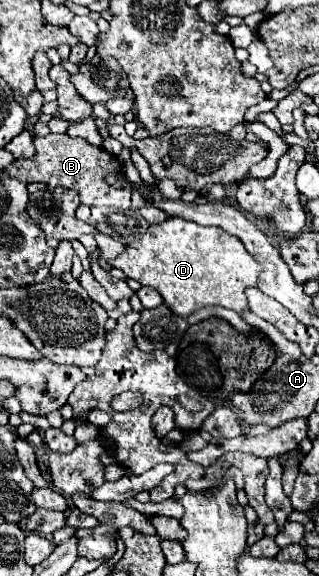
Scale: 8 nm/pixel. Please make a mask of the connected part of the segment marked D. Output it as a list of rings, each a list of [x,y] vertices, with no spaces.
[[[180,217],[150,225],[142,239],[128,245],[110,265],[122,269],[130,279],[154,287],[162,295],[166,307],[180,317],[190,317],[200,307],[208,305],[222,305],[238,313],[248,311],[244,291],[256,285],[262,269],[254,257],[246,253],[238,237],[220,227],[194,225],[194,221],[182,221]]]

